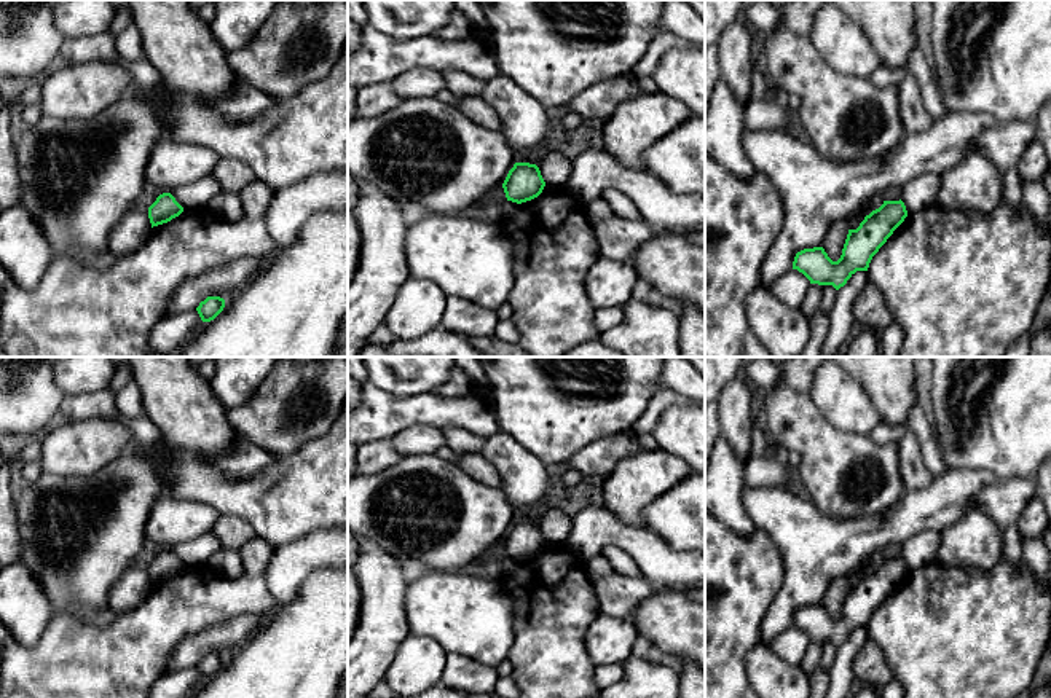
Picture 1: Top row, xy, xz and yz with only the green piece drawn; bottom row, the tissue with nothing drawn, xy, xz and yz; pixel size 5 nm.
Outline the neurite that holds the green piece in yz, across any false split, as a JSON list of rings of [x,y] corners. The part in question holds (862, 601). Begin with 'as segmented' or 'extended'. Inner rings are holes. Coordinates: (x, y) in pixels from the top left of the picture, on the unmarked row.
as segmented; [[[901,556],[884,558],[856,586],[848,586],[837,618],[833,618],[823,604],[804,606],[796,610],[793,626],[802,629],[810,641],[833,642],[839,647],[856,628],[868,628],[872,614],[906,574],[907,567]]]

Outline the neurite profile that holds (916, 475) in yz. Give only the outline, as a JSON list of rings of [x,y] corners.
[[[912,430],[896,443],[901,478],[906,491],[925,489],[935,476],[930,473],[923,462],[923,454],[920,451],[920,441]]]

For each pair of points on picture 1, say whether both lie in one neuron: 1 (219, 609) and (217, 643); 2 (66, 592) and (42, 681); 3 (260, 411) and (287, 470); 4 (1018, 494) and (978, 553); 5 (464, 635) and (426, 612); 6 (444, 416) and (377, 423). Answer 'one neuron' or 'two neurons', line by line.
1: two neurons
2: two neurons
3: two neurons
4: two neurons
5: one neuron
6: one neuron

